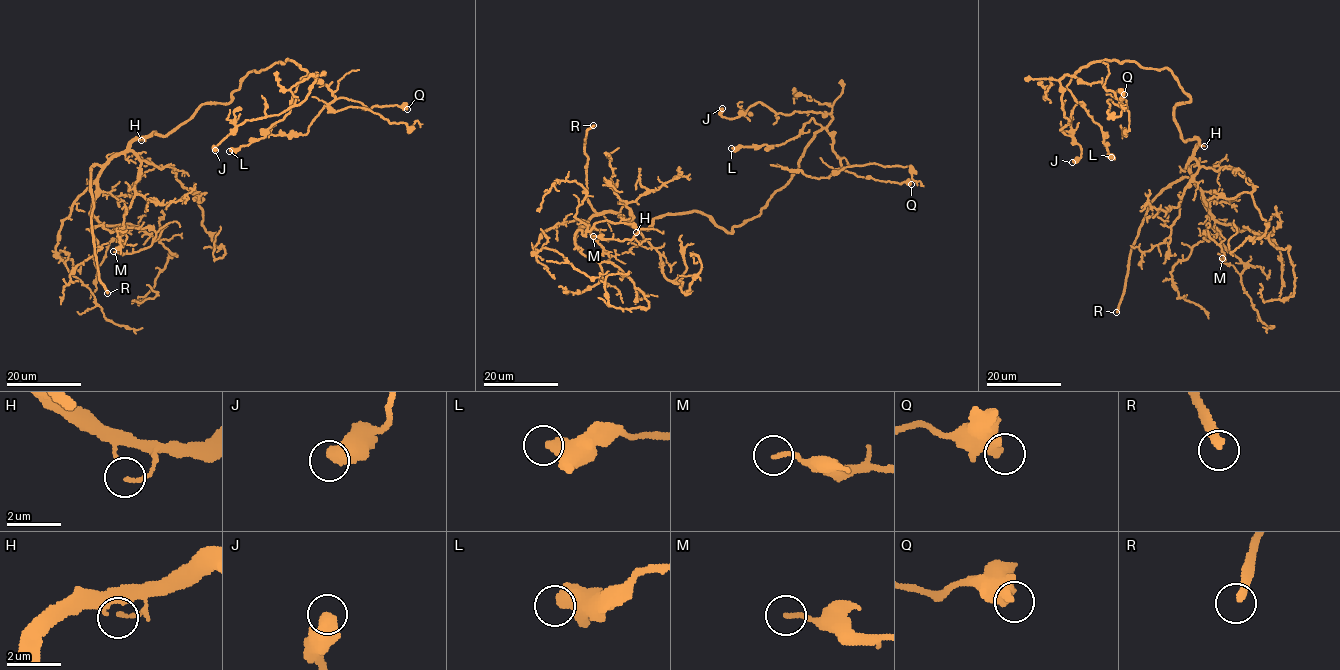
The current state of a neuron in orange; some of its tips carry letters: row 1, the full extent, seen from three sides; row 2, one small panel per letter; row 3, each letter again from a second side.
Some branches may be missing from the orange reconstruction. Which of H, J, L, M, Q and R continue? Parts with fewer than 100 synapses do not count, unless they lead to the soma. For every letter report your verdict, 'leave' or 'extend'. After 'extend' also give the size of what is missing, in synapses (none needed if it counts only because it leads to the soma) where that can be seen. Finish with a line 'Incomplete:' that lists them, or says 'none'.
H: leave
J: leave
L: leave
M: leave
Q: leave
R: extend
Incomplete: R

